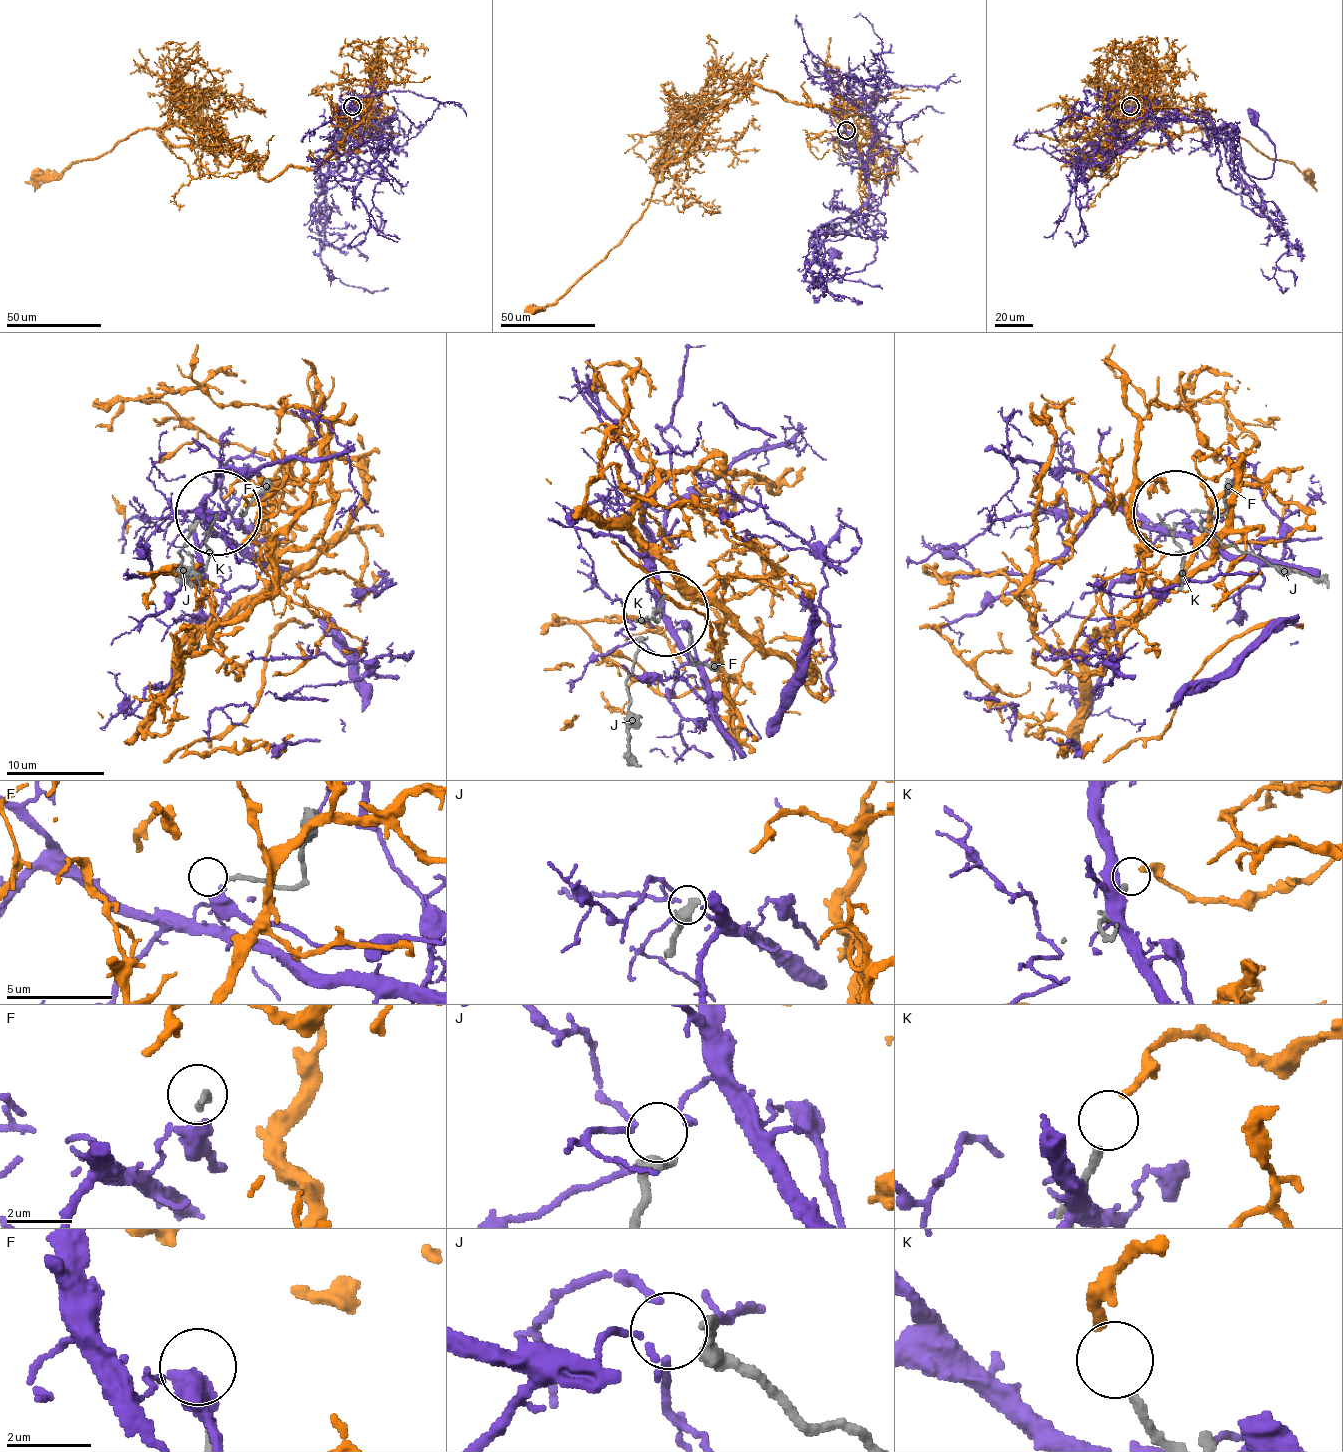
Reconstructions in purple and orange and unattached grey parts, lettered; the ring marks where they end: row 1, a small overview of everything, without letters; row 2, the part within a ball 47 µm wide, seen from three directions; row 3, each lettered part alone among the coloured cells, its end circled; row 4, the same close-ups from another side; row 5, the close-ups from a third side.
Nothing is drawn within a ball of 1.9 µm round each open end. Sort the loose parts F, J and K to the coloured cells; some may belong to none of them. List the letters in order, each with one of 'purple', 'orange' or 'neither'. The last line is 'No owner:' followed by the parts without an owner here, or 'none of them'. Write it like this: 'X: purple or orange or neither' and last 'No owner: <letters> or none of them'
F: neither
J: neither
K: orange
No owner: F, J

